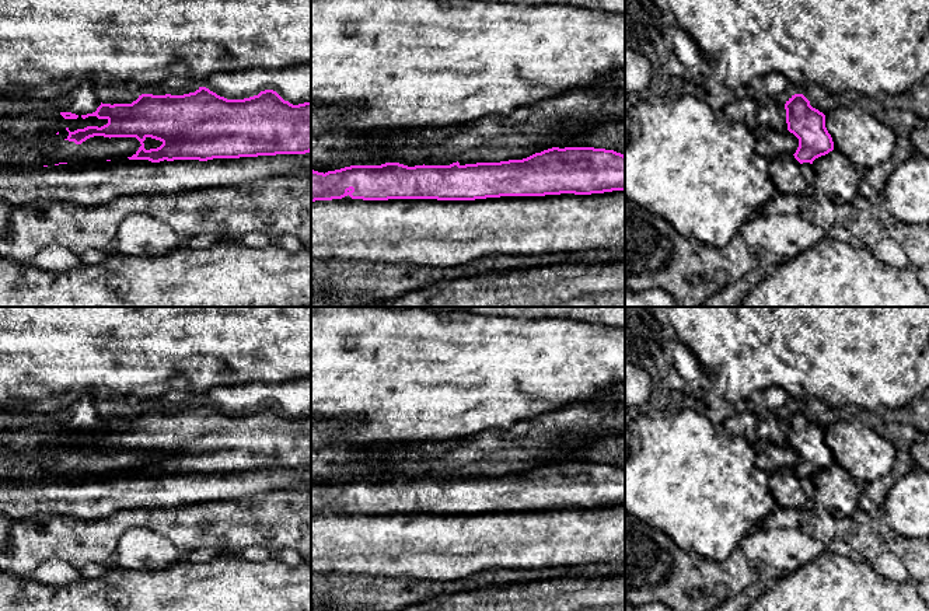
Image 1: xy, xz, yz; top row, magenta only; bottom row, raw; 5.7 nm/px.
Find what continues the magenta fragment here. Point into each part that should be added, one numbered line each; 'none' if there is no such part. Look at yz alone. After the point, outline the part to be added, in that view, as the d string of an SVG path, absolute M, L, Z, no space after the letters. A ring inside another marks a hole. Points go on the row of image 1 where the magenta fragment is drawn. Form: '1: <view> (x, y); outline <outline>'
none

